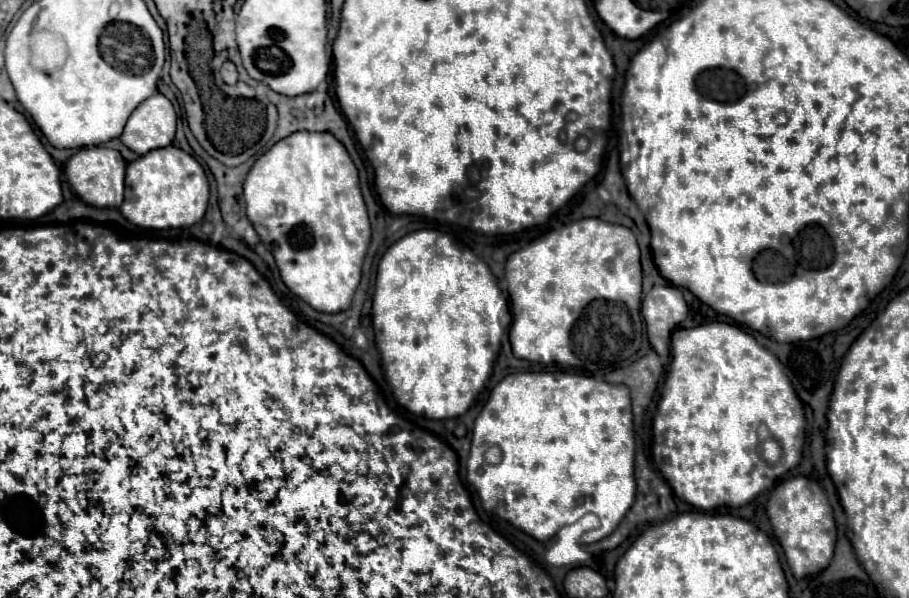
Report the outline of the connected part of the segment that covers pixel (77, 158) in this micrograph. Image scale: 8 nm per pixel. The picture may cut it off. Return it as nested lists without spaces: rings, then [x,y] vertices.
[[[91,146],[91,148],[81,148],[69,158],[69,162],[65,164],[65,176],[71,188],[85,204],[95,208],[119,208],[123,202],[125,166],[127,162],[117,150],[105,146]]]

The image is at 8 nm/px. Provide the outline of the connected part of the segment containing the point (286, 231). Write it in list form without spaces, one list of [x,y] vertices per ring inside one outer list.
[[[293,132],[269,148],[249,170],[243,196],[247,218],[267,250],[275,256],[283,282],[317,312],[343,312],[361,280],[361,266],[371,242],[371,224],[359,190],[359,176],[345,146],[329,132]]]

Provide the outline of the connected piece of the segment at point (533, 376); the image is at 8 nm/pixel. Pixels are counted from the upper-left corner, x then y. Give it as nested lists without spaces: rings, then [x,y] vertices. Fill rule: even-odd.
[[[517,372],[505,376],[493,388],[475,420],[467,480],[477,488],[487,512],[495,512],[541,542],[553,538],[563,526],[577,522],[589,512],[599,516],[601,526],[581,538],[585,544],[593,544],[609,536],[633,506],[637,488],[633,460],[635,438],[627,386],[567,372]]]

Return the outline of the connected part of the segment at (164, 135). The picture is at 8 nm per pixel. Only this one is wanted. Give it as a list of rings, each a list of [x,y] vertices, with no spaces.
[[[157,92],[133,110],[121,134],[121,142],[135,154],[143,156],[151,150],[169,146],[175,136],[175,124],[177,114],[173,104]]]

